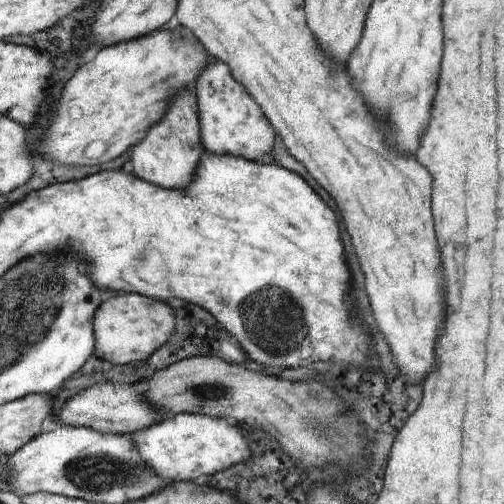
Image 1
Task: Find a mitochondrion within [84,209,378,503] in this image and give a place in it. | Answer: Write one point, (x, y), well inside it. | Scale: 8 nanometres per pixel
(273, 319)

